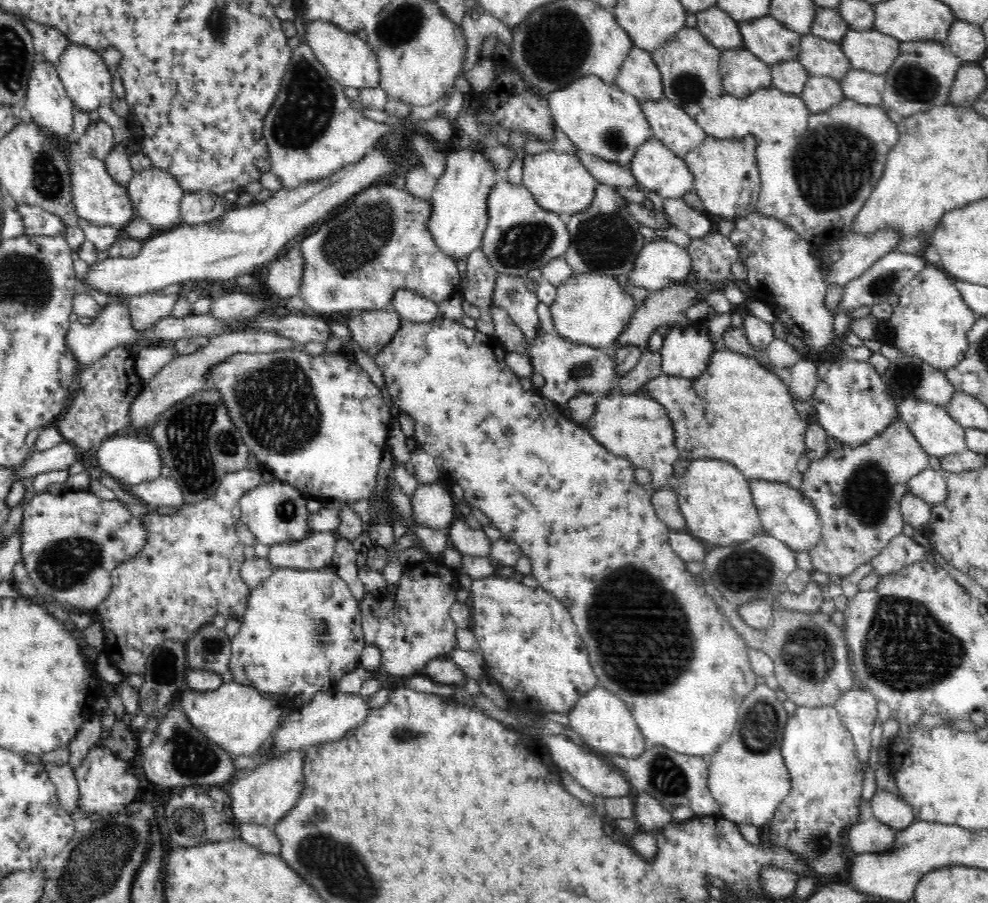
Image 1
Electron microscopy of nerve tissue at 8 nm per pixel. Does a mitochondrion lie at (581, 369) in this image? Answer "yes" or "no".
yes

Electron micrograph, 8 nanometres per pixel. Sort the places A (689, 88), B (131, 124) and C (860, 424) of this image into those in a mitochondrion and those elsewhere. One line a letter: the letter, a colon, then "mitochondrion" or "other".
A: mitochondrion
B: other
C: other

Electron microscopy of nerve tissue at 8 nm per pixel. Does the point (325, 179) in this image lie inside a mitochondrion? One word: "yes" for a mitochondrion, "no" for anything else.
no

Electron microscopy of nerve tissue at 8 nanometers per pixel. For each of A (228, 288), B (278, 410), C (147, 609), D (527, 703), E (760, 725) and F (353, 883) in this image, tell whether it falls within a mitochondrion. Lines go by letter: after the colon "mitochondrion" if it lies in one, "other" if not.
A: other
B: mitochondrion
C: other
D: other
E: mitochondrion
F: mitochondrion

